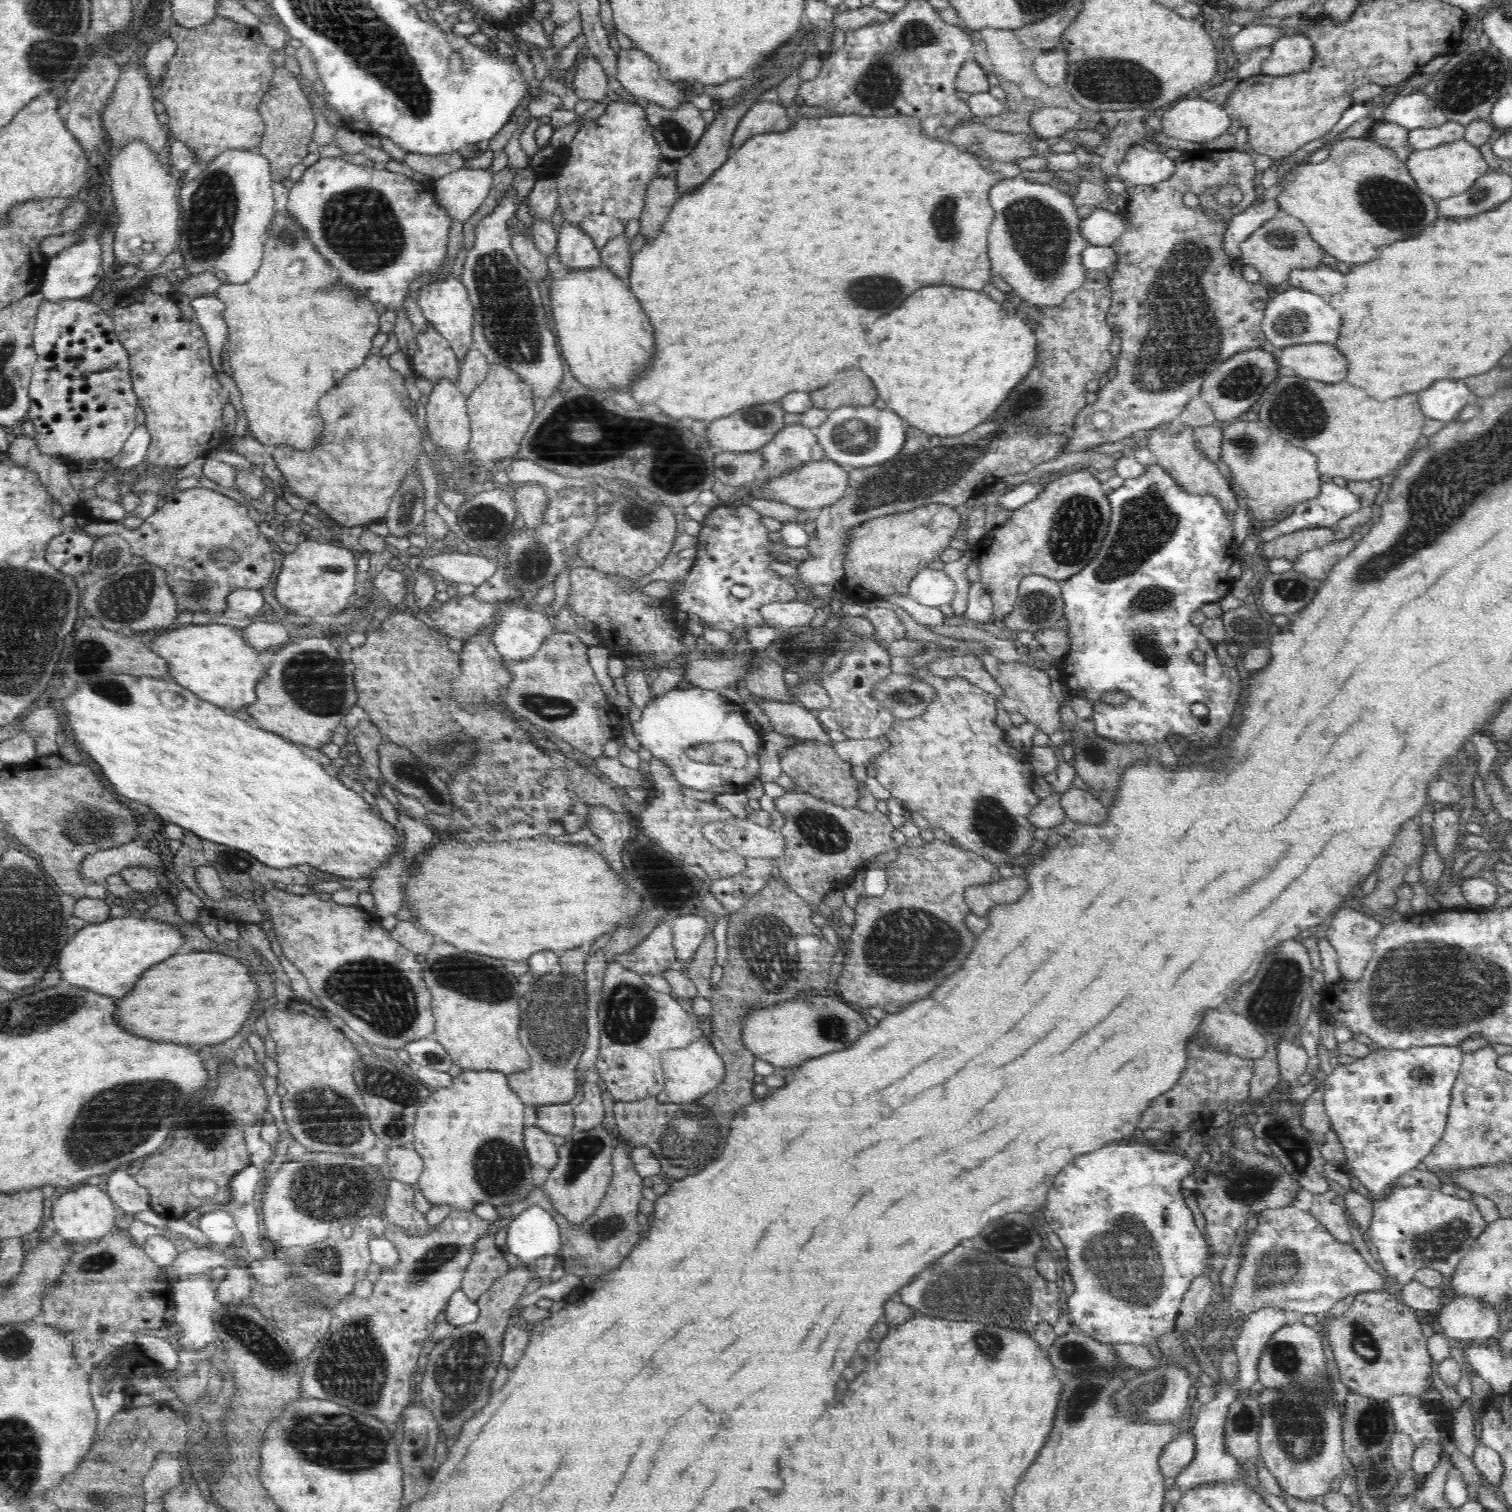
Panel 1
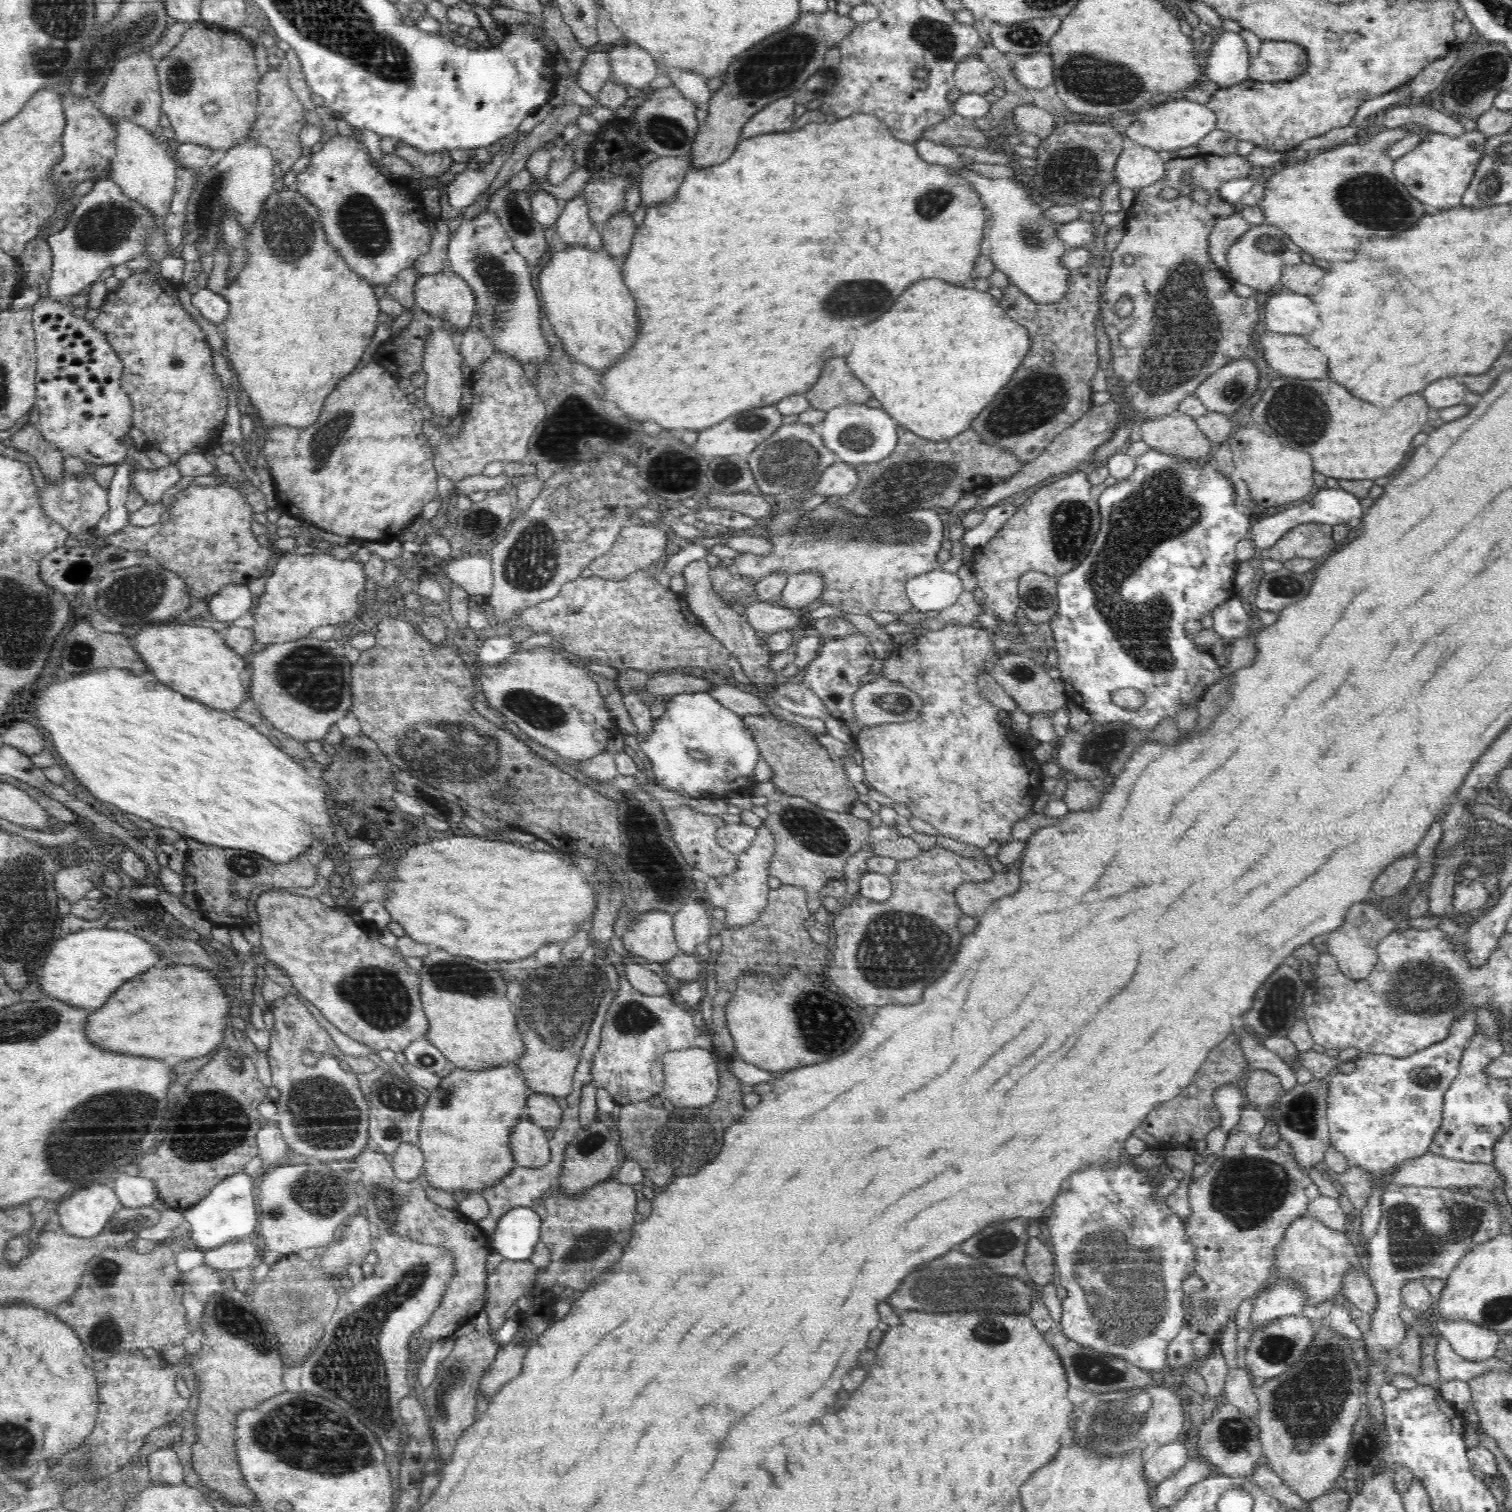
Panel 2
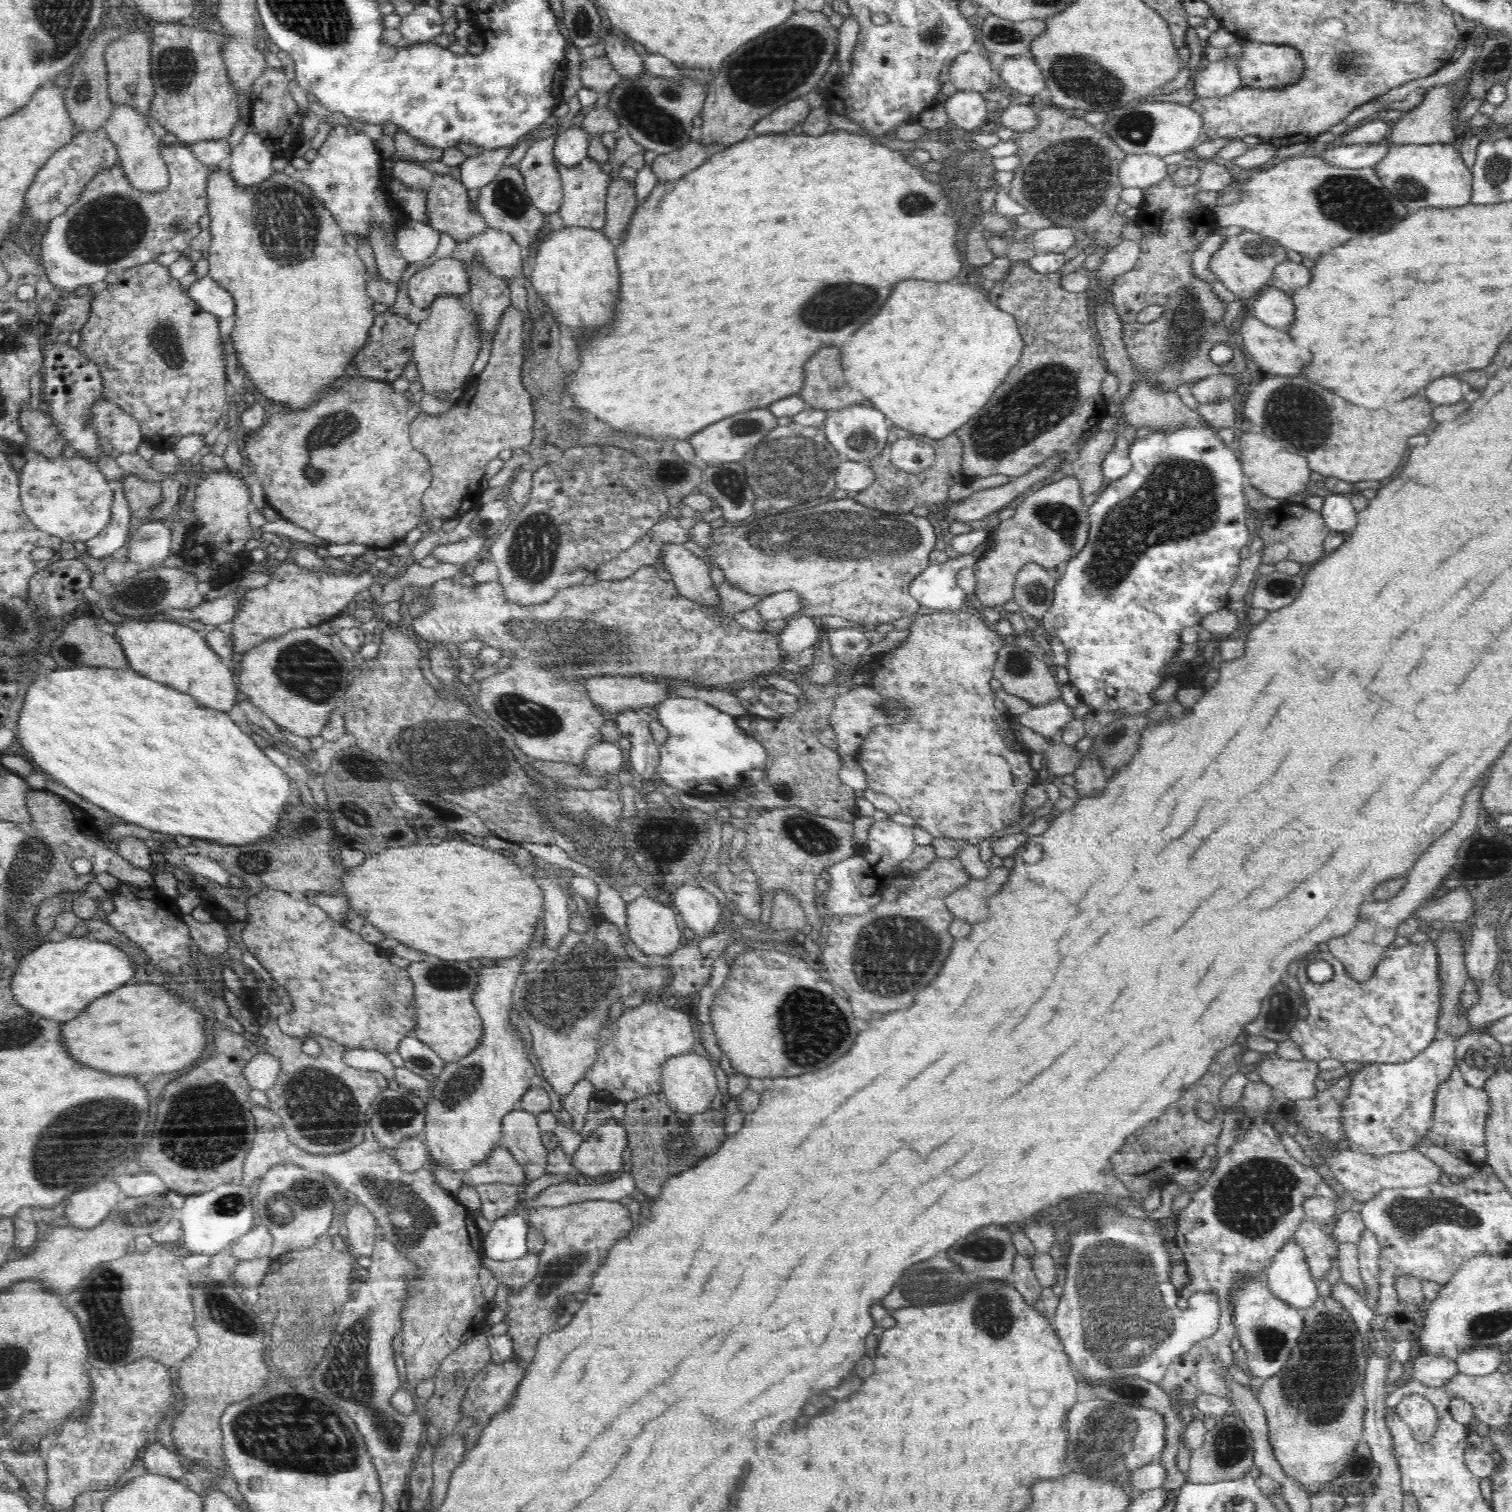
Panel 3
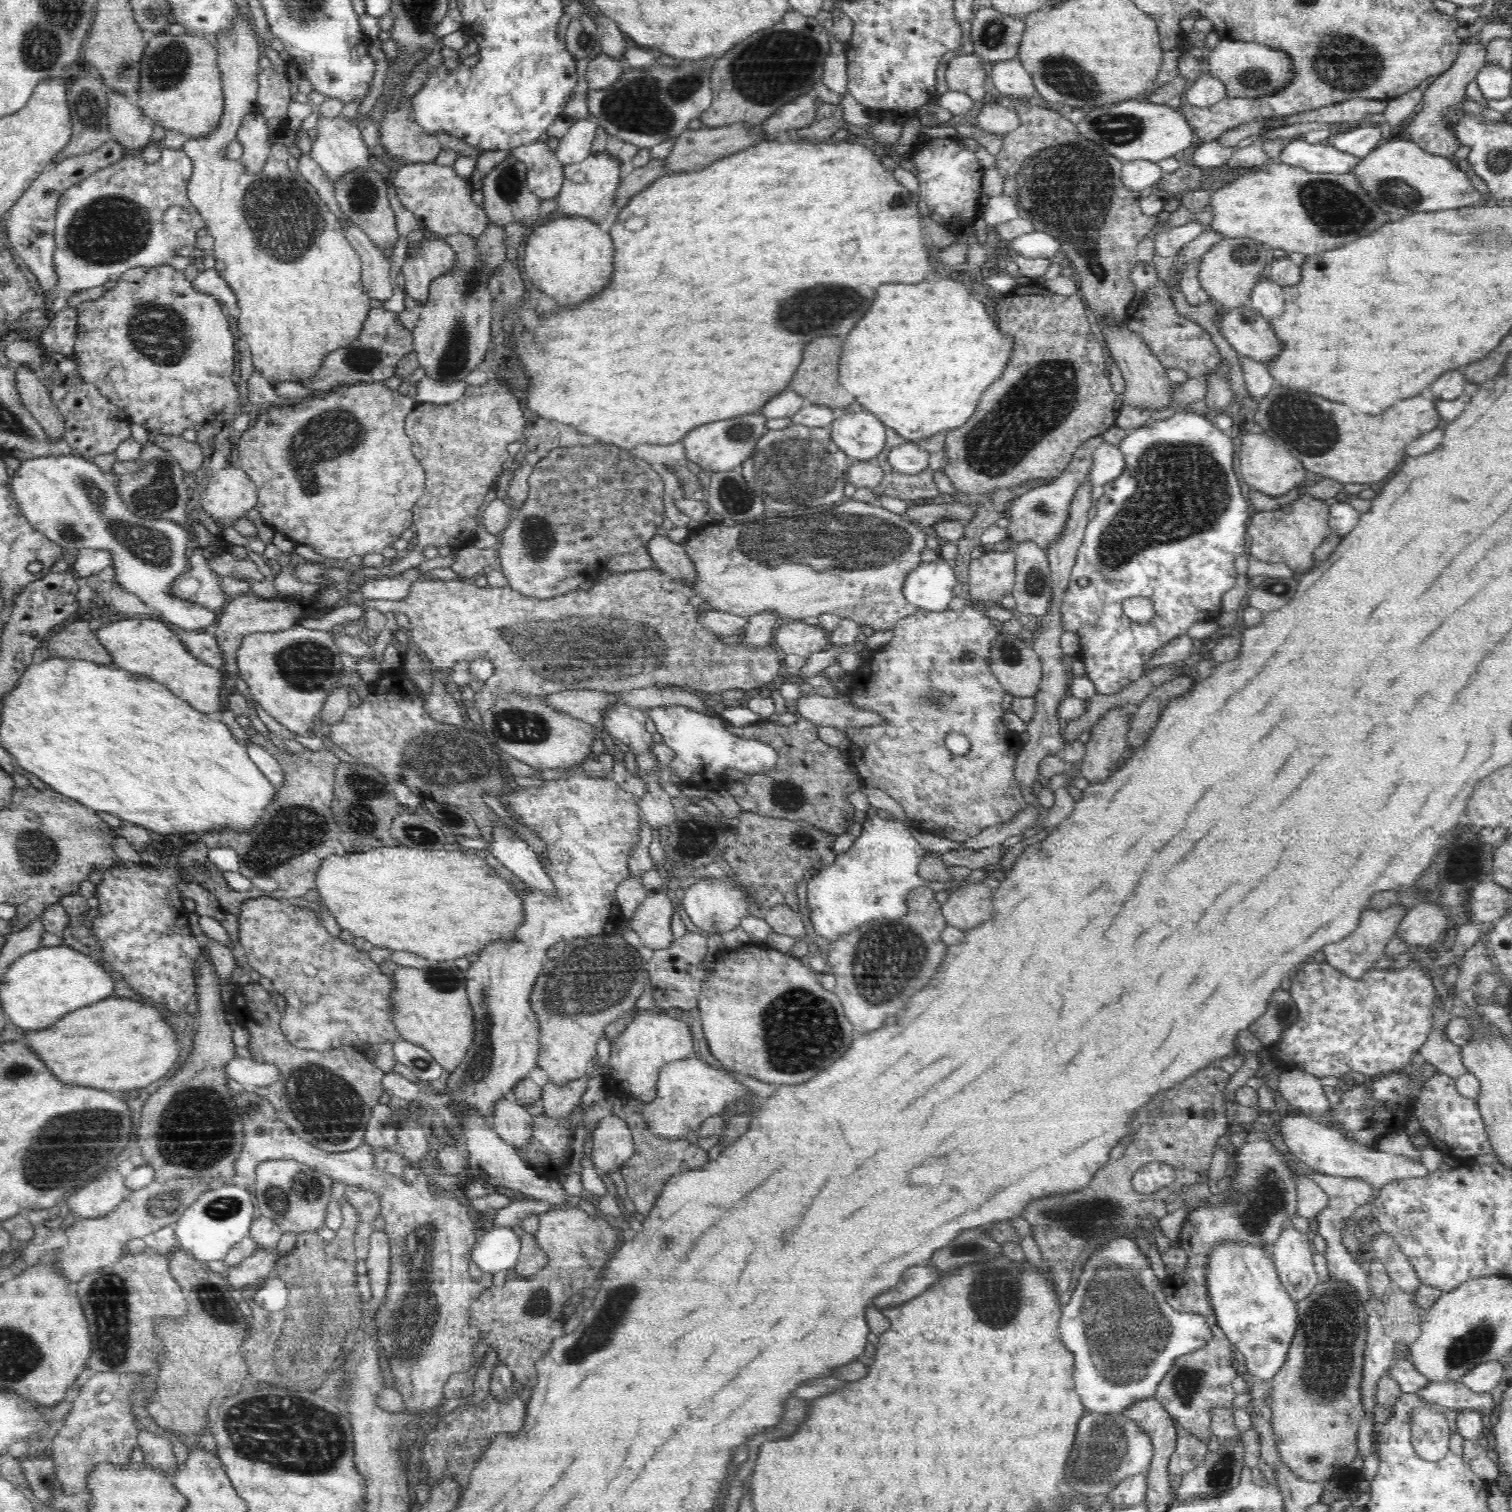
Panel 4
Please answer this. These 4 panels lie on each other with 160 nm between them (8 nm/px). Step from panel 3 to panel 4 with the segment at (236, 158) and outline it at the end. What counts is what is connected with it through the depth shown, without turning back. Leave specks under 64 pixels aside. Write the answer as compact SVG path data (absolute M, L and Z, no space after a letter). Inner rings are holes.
M252 112L242 119L237 130L237 141L243 148L239 160L245 174L256 174L267 163L273 145L270 141L272 134L261 114Z

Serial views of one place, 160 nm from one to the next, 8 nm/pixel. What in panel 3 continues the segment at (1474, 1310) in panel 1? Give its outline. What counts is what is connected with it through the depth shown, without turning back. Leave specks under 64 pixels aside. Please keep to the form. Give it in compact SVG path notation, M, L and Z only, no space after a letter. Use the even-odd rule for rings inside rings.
M1479 1347L1465 1351L1457 1359L1458 1372L1470 1376L1484 1376L1496 1372L1504 1359L1498 1347Z

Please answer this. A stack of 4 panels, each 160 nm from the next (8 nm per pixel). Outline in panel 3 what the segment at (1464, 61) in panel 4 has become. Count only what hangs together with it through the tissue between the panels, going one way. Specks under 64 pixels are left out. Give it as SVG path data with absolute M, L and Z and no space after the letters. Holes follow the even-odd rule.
M1453 84L1428 87L1420 104L1394 122L1388 134L1387 143L1390 145L1401 144L1432 144L1434 141L1442 141L1458 145L1460 131L1456 126L1454 116L1454 96L1456 89Z

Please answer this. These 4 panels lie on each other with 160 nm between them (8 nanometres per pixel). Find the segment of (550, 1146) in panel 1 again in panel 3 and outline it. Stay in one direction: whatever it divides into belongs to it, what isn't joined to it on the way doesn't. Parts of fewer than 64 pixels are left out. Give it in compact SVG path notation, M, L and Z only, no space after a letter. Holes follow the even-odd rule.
M520 1109L503 1118L501 1146L505 1146L524 1169L526 1180L533 1181L546 1173L548 1150L542 1143L537 1115Z

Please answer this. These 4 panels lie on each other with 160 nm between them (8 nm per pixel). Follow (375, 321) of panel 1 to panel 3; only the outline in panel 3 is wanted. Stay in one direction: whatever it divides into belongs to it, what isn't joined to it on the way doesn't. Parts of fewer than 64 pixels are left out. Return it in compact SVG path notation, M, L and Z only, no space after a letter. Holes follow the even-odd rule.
M219 166L212 168L212 172L207 178L207 212L210 217L209 229L212 236L206 257L210 264L209 276L214 283L233 297L235 302L234 315L238 316L238 320L236 320L231 339L234 342L236 354L242 362L242 368L248 372L254 386L266 398L282 402L282 404L290 404L294 410L302 410L302 408L306 408L306 404L310 404L310 400L326 384L334 382L338 376L342 376L342 372L345 372L351 360L363 347L372 326L375 324L376 313L372 307L374 302L366 293L368 272L354 246L349 240L344 239L344 234L342 234L340 226L337 226L336 219L329 214L328 209L320 201L316 200L312 191L309 190L308 186L305 186L304 182L276 171L268 179L268 184L260 184L260 188L256 188L256 190L258 192L236 192L236 188L232 188L232 178L229 178L229 172L224 172Z

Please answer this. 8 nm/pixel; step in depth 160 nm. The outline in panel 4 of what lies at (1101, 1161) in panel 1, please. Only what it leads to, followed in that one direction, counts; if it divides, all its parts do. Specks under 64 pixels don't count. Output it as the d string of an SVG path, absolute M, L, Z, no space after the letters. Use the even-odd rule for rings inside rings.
M1128 1238L1112 1240L1102 1252L1088 1258L1074 1294L1061 1309L1059 1333L1064 1346L1074 1352L1074 1384L1085 1410L1096 1414L1124 1415L1126 1407L1144 1397L1154 1397L1157 1386L1180 1356L1203 1348L1212 1331L1202 1314L1178 1312L1162 1294L1162 1286L1154 1276L1148 1258L1140 1254Z

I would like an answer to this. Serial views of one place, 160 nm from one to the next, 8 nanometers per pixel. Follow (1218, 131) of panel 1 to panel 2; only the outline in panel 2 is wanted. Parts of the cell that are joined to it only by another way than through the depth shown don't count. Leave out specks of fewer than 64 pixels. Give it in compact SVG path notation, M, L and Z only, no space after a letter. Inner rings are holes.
M1174 98L1159 105L1142 107L1133 113L1134 121L1122 132L1136 144L1151 148L1157 153L1196 145L1201 138L1212 132L1218 123L1217 114L1206 104L1184 98Z

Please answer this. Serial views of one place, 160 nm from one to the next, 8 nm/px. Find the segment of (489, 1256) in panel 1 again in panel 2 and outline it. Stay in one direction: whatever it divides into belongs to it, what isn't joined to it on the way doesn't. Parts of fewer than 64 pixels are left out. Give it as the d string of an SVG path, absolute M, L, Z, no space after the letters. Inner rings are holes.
M366 1147L363 1152L355 1158L355 1168L359 1168L361 1172L360 1184L362 1192L362 1209L369 1223L376 1225L379 1230L400 1235L400 1237L408 1238L410 1241L423 1242L426 1245L436 1247L444 1247L450 1249L452 1258L454 1258L454 1268L456 1269L456 1278L449 1285L449 1290L444 1294L439 1307L432 1313L431 1319L420 1327L420 1336L418 1342L420 1344L428 1344L434 1346L436 1342L440 1342L442 1338L454 1334L458 1328L462 1328L469 1323L469 1319L482 1312L484 1308L484 1295L487 1290L487 1272L486 1258L492 1253L488 1233L477 1227L476 1222L468 1219L465 1215L458 1211L448 1211L446 1208L430 1201L426 1195L427 1182L422 1179L414 1179L403 1181L398 1179L390 1158L386 1153L381 1153L378 1149L370 1150Z

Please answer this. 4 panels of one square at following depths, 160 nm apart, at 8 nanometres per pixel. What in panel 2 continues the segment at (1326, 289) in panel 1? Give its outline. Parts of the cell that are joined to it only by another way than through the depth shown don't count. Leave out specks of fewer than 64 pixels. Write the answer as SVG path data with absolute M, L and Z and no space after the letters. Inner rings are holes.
M1294 264L1284 266L1280 282L1282 286L1286 286L1289 291L1294 293L1316 292L1320 286L1318 282L1324 280L1327 274L1318 268L1318 266L1310 264Z

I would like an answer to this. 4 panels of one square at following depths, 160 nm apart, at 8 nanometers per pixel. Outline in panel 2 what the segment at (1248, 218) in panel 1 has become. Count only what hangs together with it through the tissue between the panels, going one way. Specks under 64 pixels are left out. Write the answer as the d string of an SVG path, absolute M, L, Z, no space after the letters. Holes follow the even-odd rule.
M1236 212L1232 216L1227 216L1216 222L1208 239L1208 254L1210 254L1210 259L1214 261L1216 268L1220 268L1222 272L1229 271L1226 252L1236 242L1236 239L1250 227L1252 225L1242 219L1242 214Z

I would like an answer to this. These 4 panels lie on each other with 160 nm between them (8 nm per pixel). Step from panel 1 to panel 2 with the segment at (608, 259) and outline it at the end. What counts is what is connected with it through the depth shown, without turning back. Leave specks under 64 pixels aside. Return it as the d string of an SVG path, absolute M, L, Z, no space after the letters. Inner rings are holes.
M628 212L618 214L618 216L614 216L614 218L610 218L608 222L602 224L599 229L601 231L603 251L608 252L619 263L626 260L637 229L632 215Z

